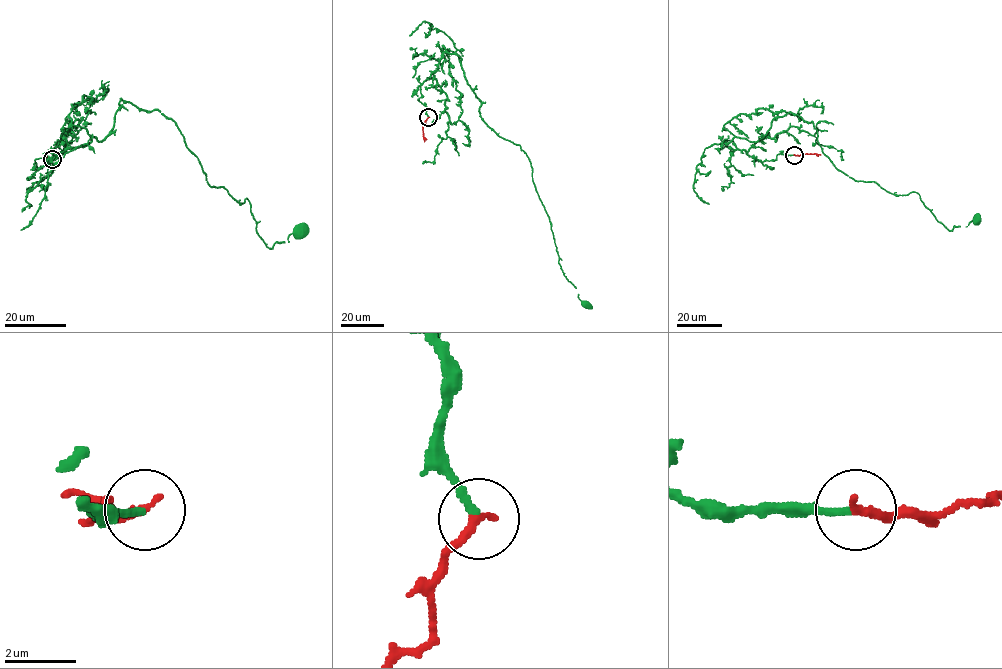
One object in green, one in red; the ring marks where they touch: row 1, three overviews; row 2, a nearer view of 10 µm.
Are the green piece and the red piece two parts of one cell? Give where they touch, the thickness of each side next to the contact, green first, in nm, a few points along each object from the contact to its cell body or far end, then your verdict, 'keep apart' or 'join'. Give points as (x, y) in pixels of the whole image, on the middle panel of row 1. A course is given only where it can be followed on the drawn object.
place (428, 117); calibres 200 and 280 nm; course green (428, 117), (418, 100), (420, 85), (444, 52), (456, 53), (481, 118), (528, 157), (558, 264), (586, 305); course red (428, 117), (423, 127), (424, 142); join

